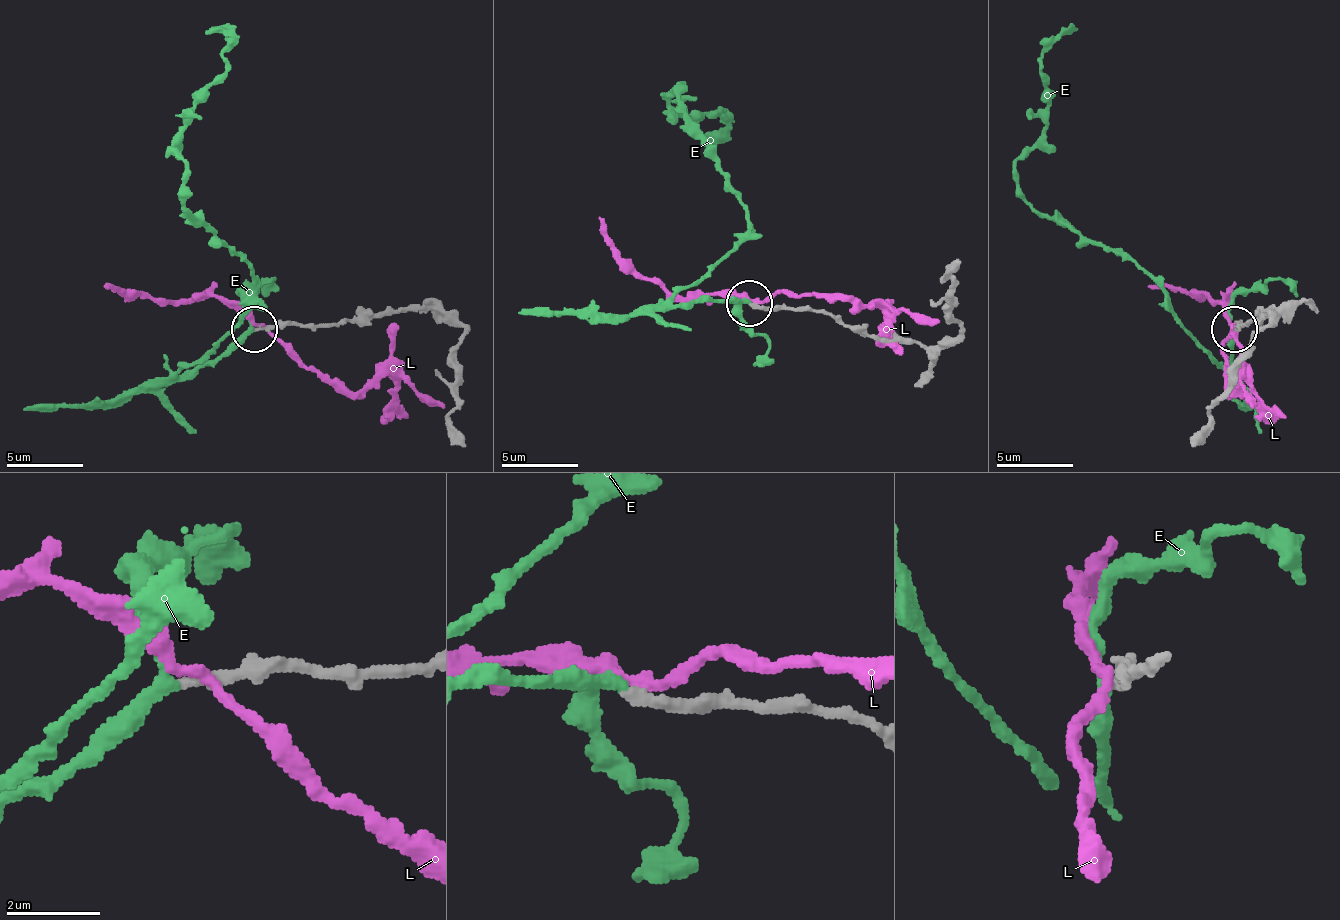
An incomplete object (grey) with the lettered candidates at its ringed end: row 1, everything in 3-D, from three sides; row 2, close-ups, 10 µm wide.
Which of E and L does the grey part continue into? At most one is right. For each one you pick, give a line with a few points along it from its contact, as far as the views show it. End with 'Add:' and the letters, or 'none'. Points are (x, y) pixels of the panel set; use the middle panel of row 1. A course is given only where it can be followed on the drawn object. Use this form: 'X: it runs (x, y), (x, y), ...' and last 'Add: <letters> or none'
E: it runs (750, 306), (673, 298), (750, 229), (680, 86), (669, 102), (680, 113), (719, 109), (723, 125), (703, 148)
Add: E

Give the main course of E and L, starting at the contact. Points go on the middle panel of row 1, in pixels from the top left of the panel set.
E: (750, 306), (673, 298), (750, 229), (680, 86), (669, 102), (680, 113), (719, 109), (723, 125), (703, 148)
L: (754, 302), (804, 294), (842, 294), (938, 321)

